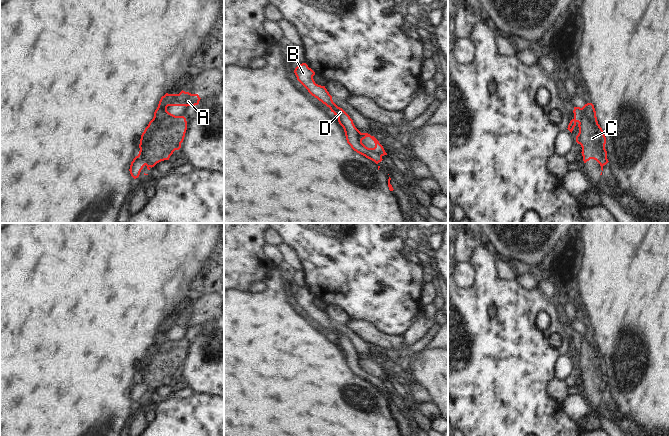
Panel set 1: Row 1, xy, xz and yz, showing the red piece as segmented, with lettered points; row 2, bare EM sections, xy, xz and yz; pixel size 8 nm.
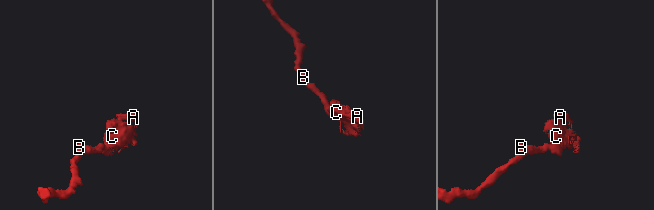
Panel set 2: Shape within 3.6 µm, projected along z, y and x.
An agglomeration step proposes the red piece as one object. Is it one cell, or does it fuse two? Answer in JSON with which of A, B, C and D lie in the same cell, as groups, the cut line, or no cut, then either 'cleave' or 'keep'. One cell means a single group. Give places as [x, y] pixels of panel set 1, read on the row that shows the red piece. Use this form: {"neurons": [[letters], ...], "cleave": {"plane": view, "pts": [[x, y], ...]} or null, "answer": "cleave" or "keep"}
{"neurons": [["A", "C"], ["B", "D"]], "cleave": {"plane": "xz", "pts": [[360, 133], [359, 142], [381, 157]]}, "answer": "cleave"}

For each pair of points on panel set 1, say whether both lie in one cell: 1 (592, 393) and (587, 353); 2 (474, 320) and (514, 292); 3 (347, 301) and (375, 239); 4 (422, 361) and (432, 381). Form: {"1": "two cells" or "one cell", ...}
{"1": "one cell", "2": "one cell", "3": "one cell", "4": "one cell"}

